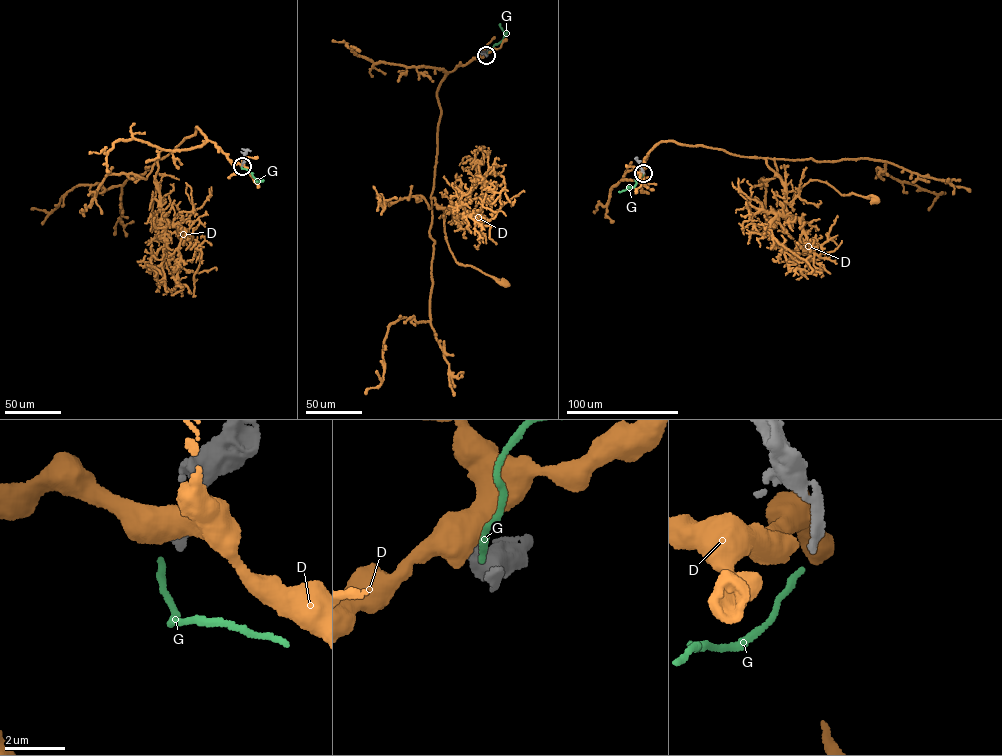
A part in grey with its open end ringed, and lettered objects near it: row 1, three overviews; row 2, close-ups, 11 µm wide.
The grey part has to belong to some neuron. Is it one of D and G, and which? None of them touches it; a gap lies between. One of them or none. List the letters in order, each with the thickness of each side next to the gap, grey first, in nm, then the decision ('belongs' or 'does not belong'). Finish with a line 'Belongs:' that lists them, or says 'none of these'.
D: 320 nm thick on the grey side, 700 nm on the other; does not belong
G: 320 nm thick on the grey side, 220 nm on the other; does not belong
Belongs: none of these

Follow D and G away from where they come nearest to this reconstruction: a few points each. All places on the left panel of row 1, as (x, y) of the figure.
D: (241, 165), (196, 127), (158, 160), (159, 201), (151, 200), (153, 193), (151, 212), (188, 238)
G: (241, 166), (260, 181), (257, 181)

